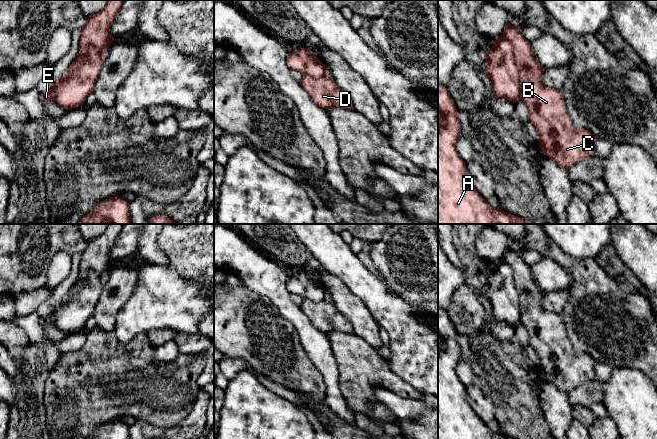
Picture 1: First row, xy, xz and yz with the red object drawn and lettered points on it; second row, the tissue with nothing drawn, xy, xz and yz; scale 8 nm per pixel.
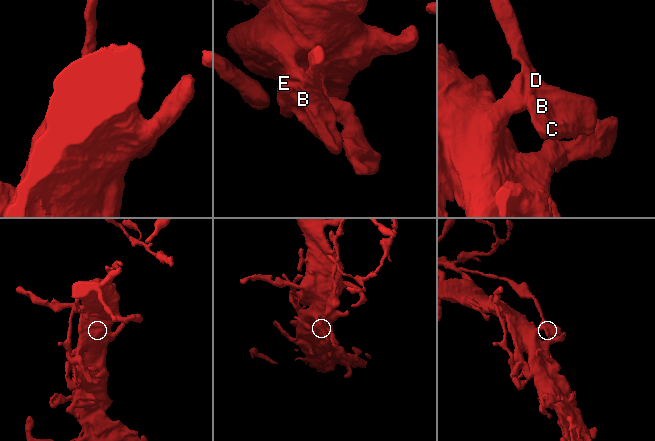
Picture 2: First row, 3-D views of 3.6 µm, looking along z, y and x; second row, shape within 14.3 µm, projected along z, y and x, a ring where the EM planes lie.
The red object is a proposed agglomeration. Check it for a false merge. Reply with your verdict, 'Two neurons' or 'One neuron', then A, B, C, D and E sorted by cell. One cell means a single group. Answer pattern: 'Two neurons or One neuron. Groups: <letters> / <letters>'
One neuron. Groups: A B C D E

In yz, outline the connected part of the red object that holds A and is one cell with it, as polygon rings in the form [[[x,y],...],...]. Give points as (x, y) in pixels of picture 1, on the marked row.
[[[438,83],[438,224],[527,224],[503,209],[493,209],[472,185],[456,144],[461,133],[457,108],[446,85]]]

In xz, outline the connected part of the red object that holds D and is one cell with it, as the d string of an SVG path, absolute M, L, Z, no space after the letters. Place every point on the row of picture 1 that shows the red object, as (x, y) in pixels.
M307 48L289 52L287 65L304 75L299 82L319 107L326 111L334 106L354 109L351 99L328 74L325 65Z

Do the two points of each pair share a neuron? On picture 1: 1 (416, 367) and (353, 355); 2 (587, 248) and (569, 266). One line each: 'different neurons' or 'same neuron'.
1: different neurons
2: different neurons

